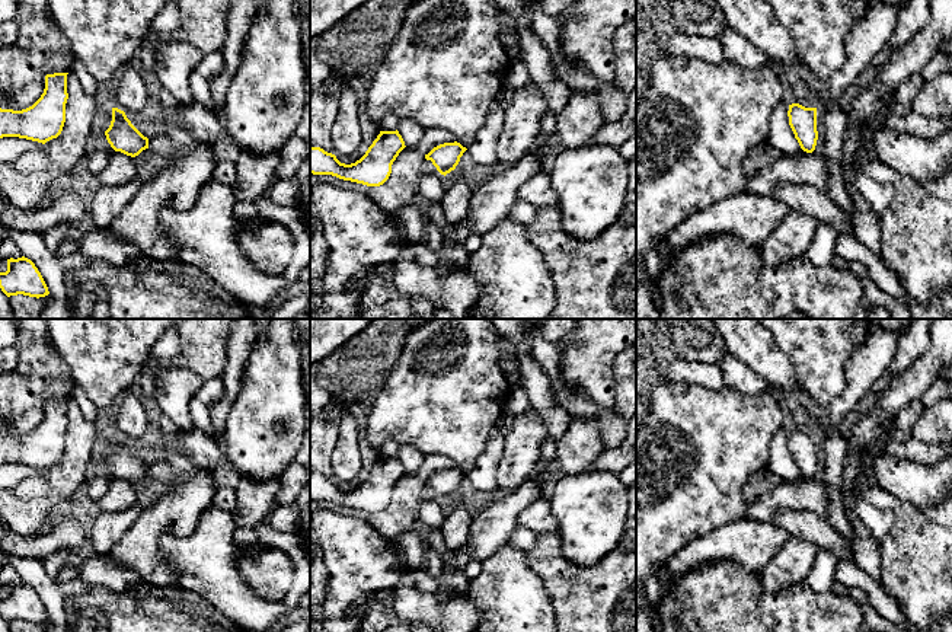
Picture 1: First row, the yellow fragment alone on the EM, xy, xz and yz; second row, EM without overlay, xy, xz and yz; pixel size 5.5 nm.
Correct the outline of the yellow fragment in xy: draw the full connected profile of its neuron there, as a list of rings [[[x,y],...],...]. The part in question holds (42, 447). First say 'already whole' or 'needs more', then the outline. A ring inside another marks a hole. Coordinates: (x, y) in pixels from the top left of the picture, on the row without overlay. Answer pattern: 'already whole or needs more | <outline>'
already whole | [[[47,400],[44,419],[32,432],[22,437],[0,434],[0,465],[19,463],[42,470],[57,465],[66,449],[67,400]]]

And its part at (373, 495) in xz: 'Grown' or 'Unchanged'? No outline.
Unchanged

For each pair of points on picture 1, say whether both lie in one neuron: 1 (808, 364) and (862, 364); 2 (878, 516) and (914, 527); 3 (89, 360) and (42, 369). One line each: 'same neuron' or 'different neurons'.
1: different neurons
2: different neurons
3: different neurons

